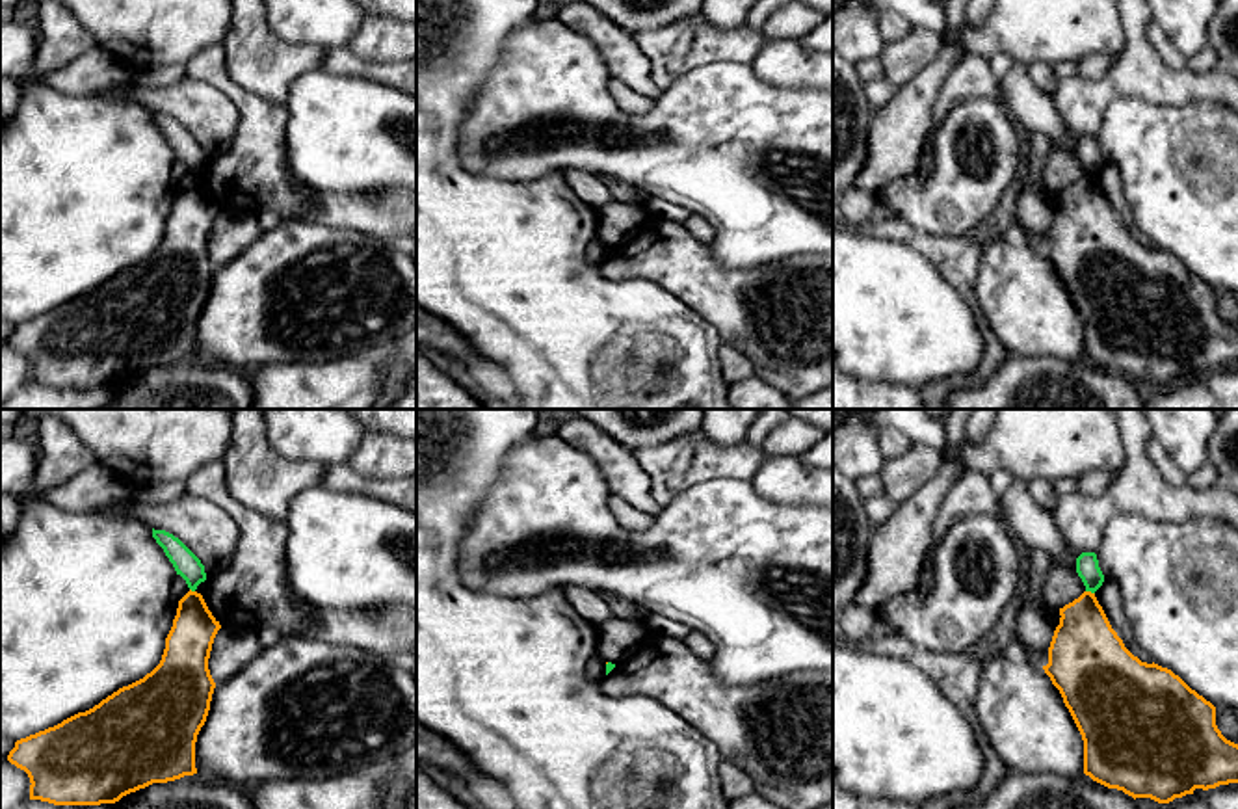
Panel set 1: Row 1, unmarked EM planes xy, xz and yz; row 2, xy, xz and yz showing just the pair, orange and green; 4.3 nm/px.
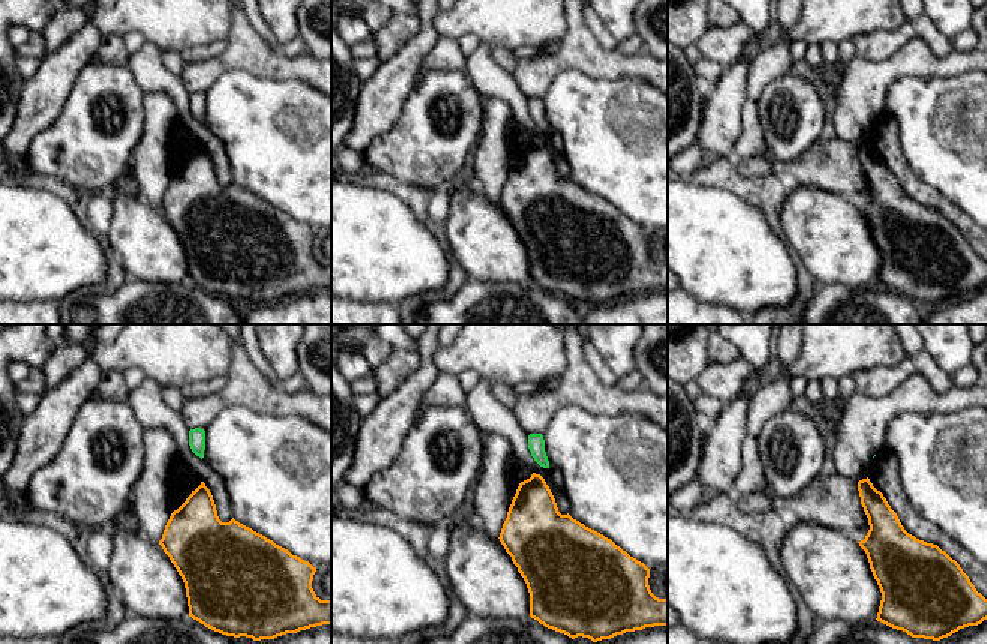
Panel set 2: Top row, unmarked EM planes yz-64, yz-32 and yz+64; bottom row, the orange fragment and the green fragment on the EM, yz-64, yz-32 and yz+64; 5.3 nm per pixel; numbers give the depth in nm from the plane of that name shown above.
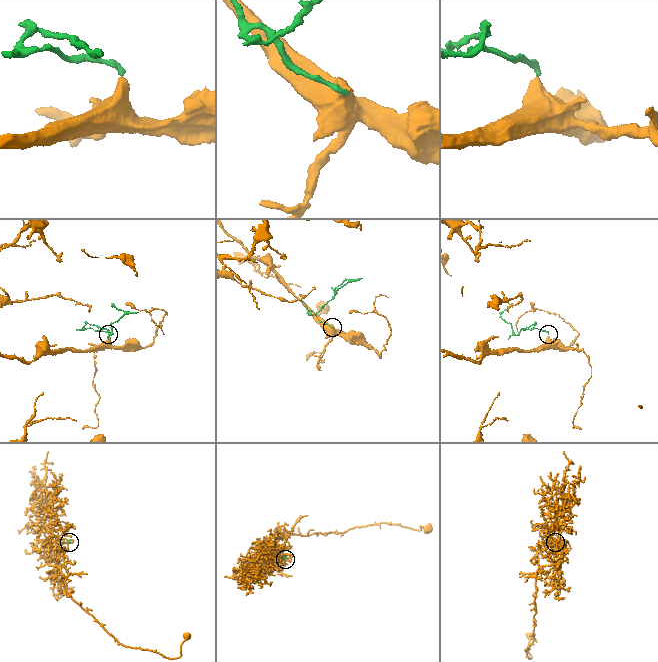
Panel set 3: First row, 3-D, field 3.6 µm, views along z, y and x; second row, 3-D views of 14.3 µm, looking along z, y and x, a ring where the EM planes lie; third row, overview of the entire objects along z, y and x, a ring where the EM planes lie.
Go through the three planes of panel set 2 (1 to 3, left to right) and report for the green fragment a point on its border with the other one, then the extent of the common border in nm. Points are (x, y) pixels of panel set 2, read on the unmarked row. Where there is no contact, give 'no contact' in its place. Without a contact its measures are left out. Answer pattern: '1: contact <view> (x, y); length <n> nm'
1: no contact
2: no contact
3: no contact

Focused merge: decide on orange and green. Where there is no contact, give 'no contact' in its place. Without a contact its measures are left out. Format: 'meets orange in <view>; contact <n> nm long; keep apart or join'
meets orange in yz; contact 40 nm long; keep apart

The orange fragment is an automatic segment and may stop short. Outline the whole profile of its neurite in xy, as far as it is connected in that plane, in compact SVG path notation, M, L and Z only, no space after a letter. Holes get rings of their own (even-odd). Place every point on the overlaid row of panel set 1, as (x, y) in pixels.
M190 590L178 601L162 660L151 673L93 709L17 740L7 761L28 774L30 800L54 805L115 803L152 783L197 774L195 742L216 688L208 658L219 629L203 595Z

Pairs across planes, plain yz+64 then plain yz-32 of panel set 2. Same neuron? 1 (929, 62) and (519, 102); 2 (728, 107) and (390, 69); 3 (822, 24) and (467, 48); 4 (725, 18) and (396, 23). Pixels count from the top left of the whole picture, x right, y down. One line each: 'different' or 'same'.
1: different
2: same
3: different
4: different

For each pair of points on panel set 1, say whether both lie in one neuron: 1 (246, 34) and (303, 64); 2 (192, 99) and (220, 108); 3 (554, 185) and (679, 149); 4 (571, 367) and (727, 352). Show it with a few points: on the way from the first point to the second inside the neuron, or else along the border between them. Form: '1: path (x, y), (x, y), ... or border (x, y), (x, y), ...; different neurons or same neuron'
1: path (261, 49), (274, 62), (289, 62); same neuron
2: path (199, 106), (212, 108); same neuron
3: border (564, 170), (553, 170), (536, 179), (521, 181); different neurons
4: border (724, 343), (716, 354); different neurons

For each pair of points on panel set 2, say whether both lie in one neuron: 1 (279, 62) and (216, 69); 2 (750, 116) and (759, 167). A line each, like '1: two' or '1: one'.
1: one
2: two

